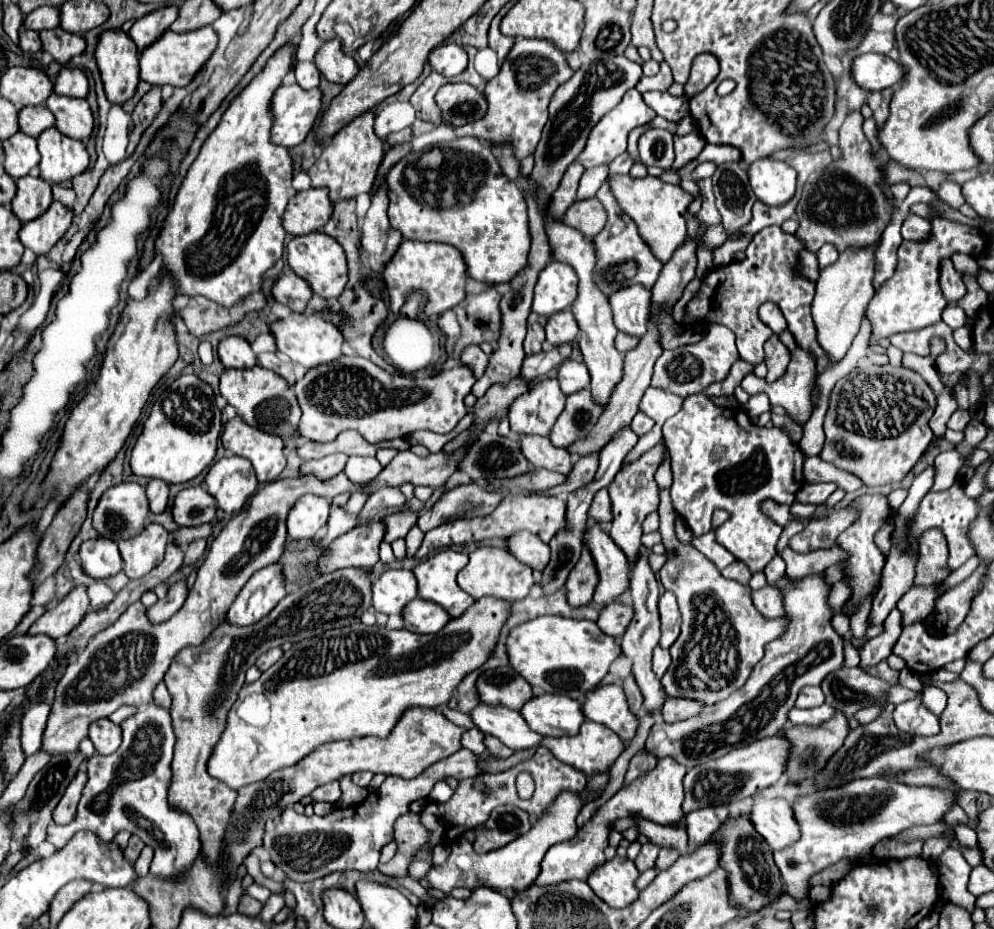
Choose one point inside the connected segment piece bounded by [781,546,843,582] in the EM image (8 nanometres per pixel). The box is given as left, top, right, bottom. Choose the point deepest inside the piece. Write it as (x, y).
(798, 565)

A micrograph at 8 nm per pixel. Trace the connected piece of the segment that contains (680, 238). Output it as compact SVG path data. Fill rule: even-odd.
M613 176L611 190L617 198L621 210L637 222L641 236L647 240L653 254L667 262L673 252L683 246L687 238L687 212L693 196L675 184L665 184L659 178L645 176L645 178L631 178L631 176Z

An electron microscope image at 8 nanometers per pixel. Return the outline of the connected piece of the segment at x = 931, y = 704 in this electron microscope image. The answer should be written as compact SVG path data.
M929 686L929 688L923 688L923 704L935 714L935 716L941 716L941 712L945 710L947 706L947 694L937 688L937 686Z

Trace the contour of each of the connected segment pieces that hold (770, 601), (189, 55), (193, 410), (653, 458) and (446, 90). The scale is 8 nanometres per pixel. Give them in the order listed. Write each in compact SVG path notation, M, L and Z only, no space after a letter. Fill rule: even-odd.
M763 588L759 592L753 592L753 604L765 618L783 618L783 592L781 588Z
M211 26L197 28L185 34L177 34L171 30L165 30L161 38L157 38L149 48L145 48L139 56L141 62L141 80L149 82L151 86L187 86L193 76L199 72L199 68L209 60L209 56L217 48L217 34Z
M183 374L159 388L151 416L143 424L143 432L131 450L131 470L137 476L159 478L167 484L189 482L213 462L219 434L221 410L217 408L213 388L195 374Z
M663 442L658 443L652 449L629 466L621 468L619 474L615 476L613 484L609 486L609 496L613 502L613 526L611 526L611 538L617 542L621 550L625 550L625 556L629 562L633 562L639 556L641 550L641 536L643 536L643 520L649 512L657 512L659 508L659 486L653 480L653 474L657 472L659 464L665 458L665 446Z
M451 82L439 88L437 104L443 120L451 120L455 126L477 122L487 112L487 100L483 92L465 82Z

